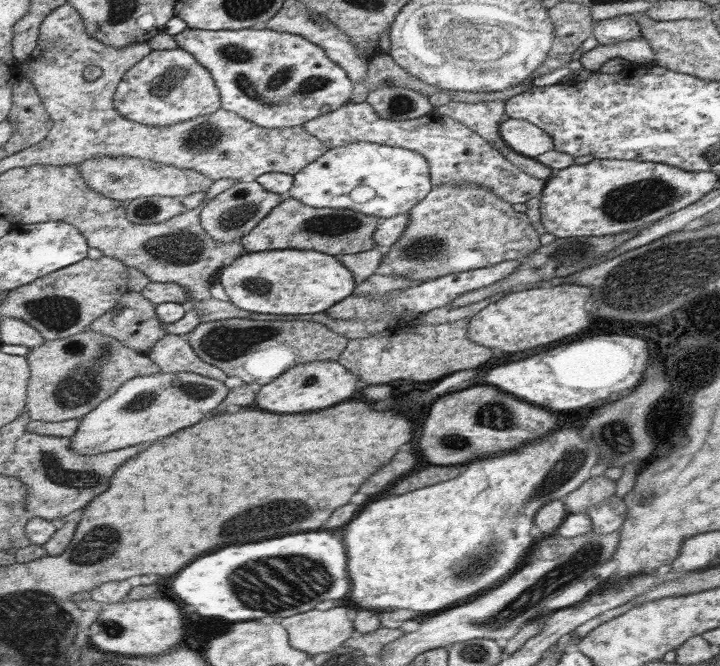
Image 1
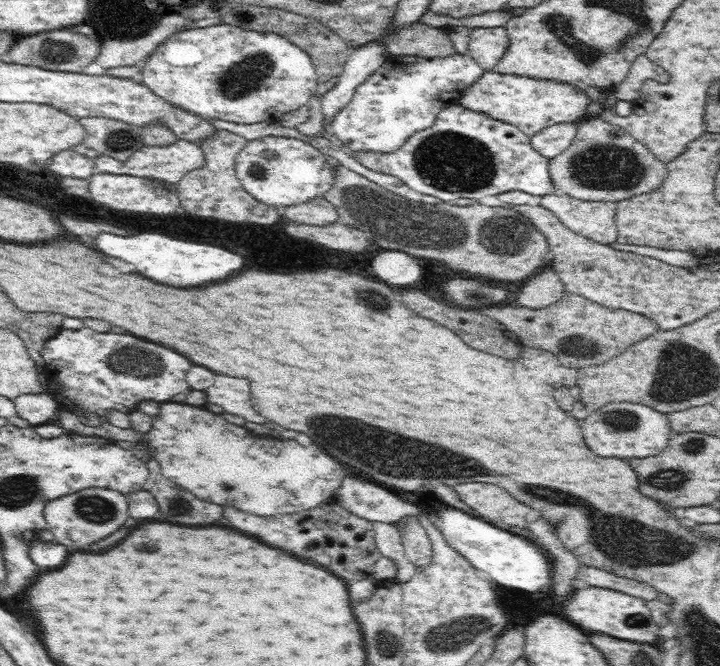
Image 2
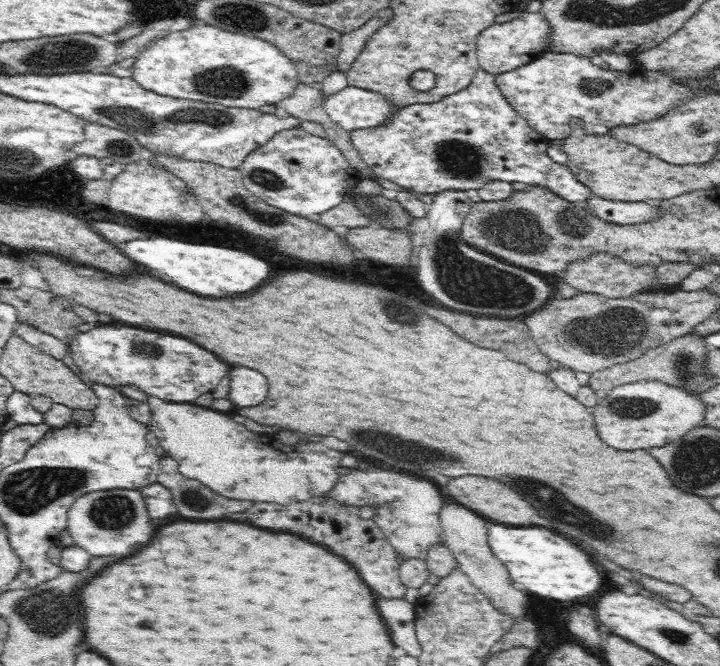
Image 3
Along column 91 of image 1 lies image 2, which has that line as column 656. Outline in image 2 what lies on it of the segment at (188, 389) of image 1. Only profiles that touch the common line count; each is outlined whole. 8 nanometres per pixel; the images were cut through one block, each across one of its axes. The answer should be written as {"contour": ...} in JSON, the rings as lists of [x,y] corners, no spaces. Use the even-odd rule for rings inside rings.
{"contour":[[[612,403],[591,412],[580,422],[584,442],[596,456],[604,458],[648,458],[660,454],[671,440],[673,432],[665,414],[634,403]]]}

